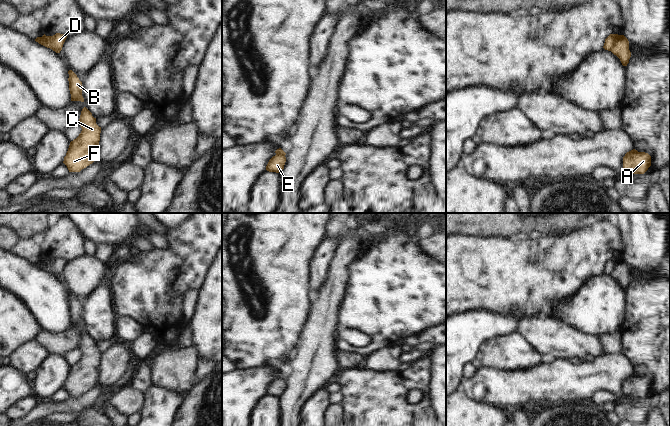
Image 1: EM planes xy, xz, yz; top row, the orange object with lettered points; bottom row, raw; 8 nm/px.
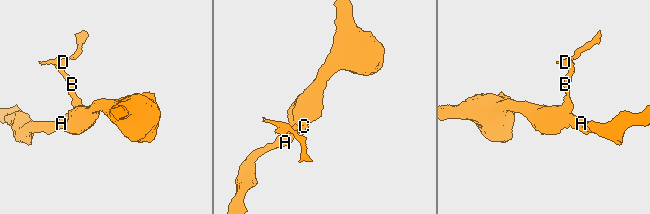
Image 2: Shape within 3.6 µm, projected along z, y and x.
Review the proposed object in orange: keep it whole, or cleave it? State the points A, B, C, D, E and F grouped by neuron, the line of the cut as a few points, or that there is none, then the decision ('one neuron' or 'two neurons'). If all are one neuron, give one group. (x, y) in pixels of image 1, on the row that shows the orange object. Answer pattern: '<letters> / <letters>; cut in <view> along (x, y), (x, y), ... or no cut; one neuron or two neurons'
A B C E F / D; cut in yz along (618, 35), (615, 44), (610, 50); two neurons

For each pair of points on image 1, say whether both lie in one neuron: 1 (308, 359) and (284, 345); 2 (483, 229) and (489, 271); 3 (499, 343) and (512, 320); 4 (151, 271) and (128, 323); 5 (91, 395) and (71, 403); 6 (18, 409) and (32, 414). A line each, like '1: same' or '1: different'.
1: different
2: different
3: different
4: different
5: same
6: different

